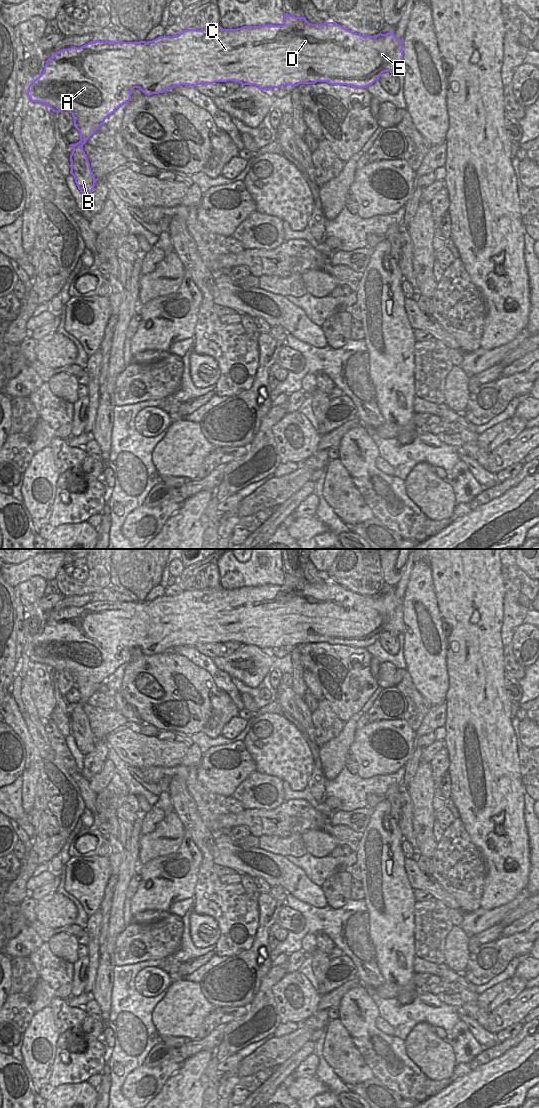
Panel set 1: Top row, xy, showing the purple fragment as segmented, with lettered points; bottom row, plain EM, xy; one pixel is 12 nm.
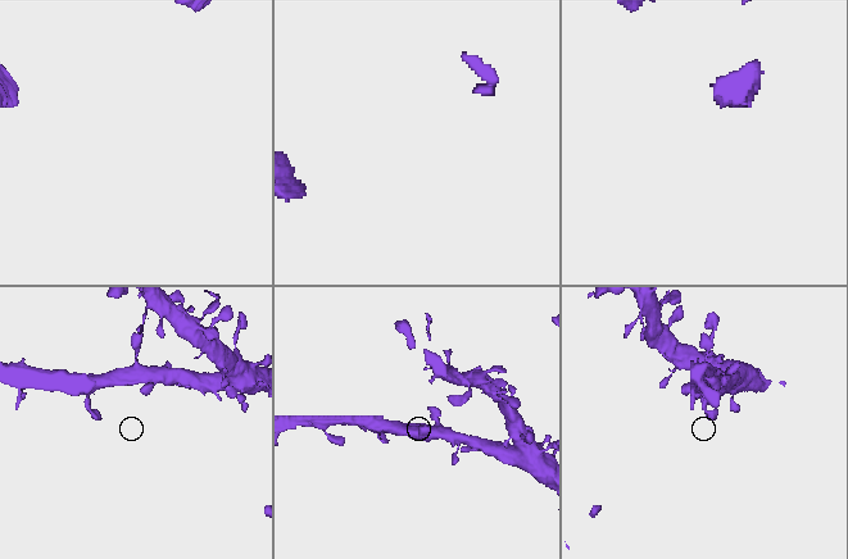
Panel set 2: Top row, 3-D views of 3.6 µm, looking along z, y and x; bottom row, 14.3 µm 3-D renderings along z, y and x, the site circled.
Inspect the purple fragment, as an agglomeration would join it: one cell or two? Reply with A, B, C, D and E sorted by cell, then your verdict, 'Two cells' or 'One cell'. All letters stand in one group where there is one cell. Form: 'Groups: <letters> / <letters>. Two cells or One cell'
Groups: A B C D E. One cell.

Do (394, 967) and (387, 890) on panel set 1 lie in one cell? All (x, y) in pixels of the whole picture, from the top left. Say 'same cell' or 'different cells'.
same cell

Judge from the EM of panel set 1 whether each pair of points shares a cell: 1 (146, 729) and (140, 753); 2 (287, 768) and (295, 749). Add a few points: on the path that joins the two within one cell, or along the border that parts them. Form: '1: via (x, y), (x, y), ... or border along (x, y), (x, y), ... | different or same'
1: border along (133, 728), (145, 735), (156, 737) | different
2: via (289, 763), (290, 754) | same

